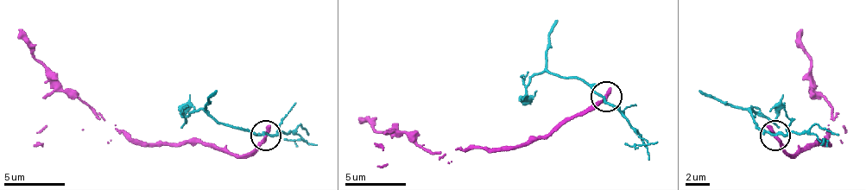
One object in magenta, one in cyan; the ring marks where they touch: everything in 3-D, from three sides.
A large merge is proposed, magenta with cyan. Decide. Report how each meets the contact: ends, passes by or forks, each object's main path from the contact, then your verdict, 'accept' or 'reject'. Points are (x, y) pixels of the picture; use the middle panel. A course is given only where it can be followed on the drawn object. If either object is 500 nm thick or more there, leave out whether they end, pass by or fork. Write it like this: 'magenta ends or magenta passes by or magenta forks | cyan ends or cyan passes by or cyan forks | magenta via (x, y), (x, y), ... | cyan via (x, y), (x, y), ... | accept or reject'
magenta ends | cyan passes by | magenta via (607, 95), (525, 144), (431, 153), (401, 131), (379, 131), (369, 123), (357, 123) | cyan via (603, 95), (565, 77), (543, 71), (531, 80), (527, 95), (531, 104) | reject

